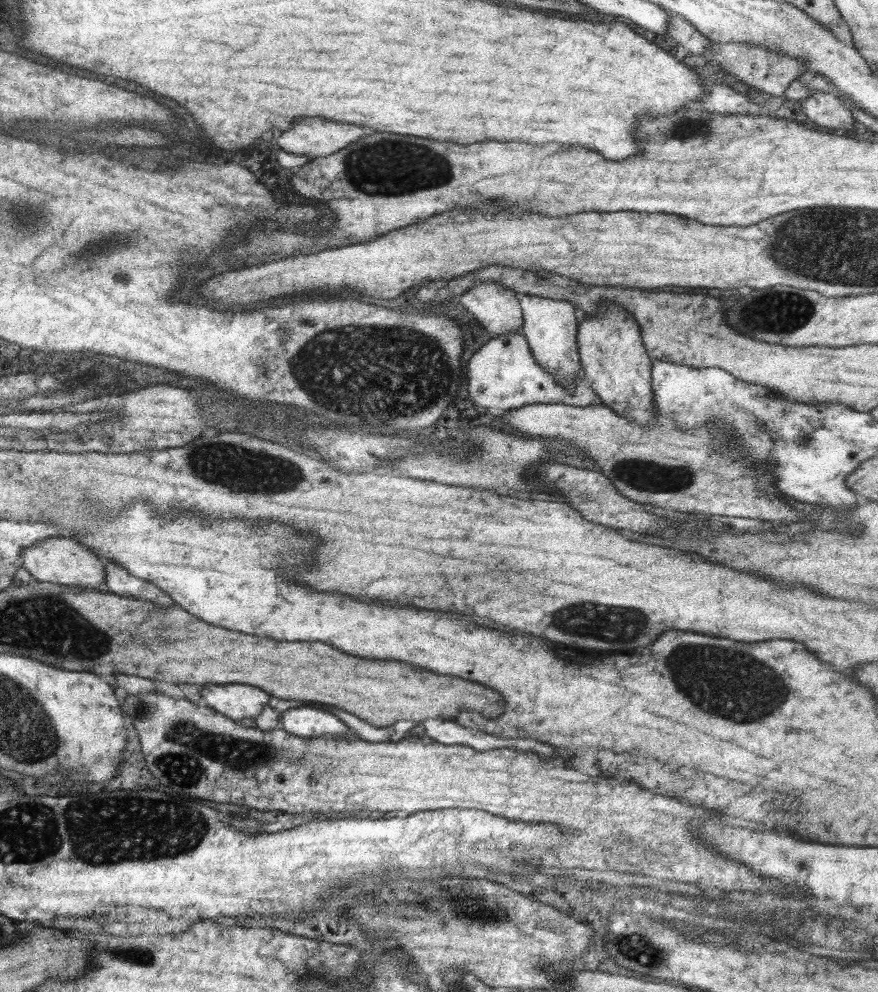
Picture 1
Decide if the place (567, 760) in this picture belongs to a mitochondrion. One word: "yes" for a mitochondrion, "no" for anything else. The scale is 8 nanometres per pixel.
no

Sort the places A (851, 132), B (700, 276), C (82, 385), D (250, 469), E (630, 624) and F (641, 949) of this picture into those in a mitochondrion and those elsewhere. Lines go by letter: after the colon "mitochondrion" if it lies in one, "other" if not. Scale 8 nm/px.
A: other
B: other
C: mitochondrion
D: mitochondrion
E: mitochondrion
F: mitochondrion

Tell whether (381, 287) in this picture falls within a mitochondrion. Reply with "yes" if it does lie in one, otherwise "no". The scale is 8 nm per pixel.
no

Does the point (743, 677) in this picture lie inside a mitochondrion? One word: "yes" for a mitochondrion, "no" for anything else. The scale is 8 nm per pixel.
yes

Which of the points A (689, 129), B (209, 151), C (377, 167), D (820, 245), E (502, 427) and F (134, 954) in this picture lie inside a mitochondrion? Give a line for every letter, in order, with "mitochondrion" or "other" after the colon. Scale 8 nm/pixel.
A: mitochondrion
B: other
C: mitochondrion
D: mitochondrion
E: other
F: mitochondrion

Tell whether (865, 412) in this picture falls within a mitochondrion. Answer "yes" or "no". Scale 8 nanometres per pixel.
no

